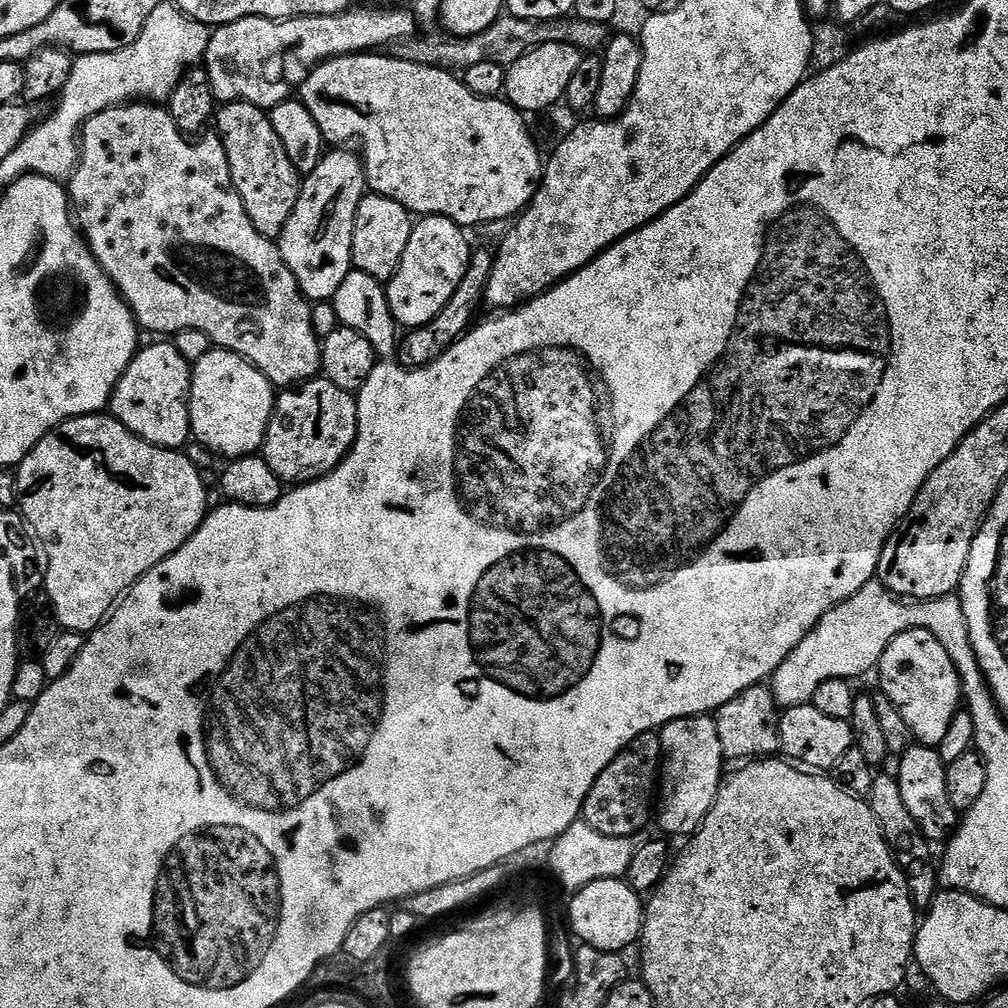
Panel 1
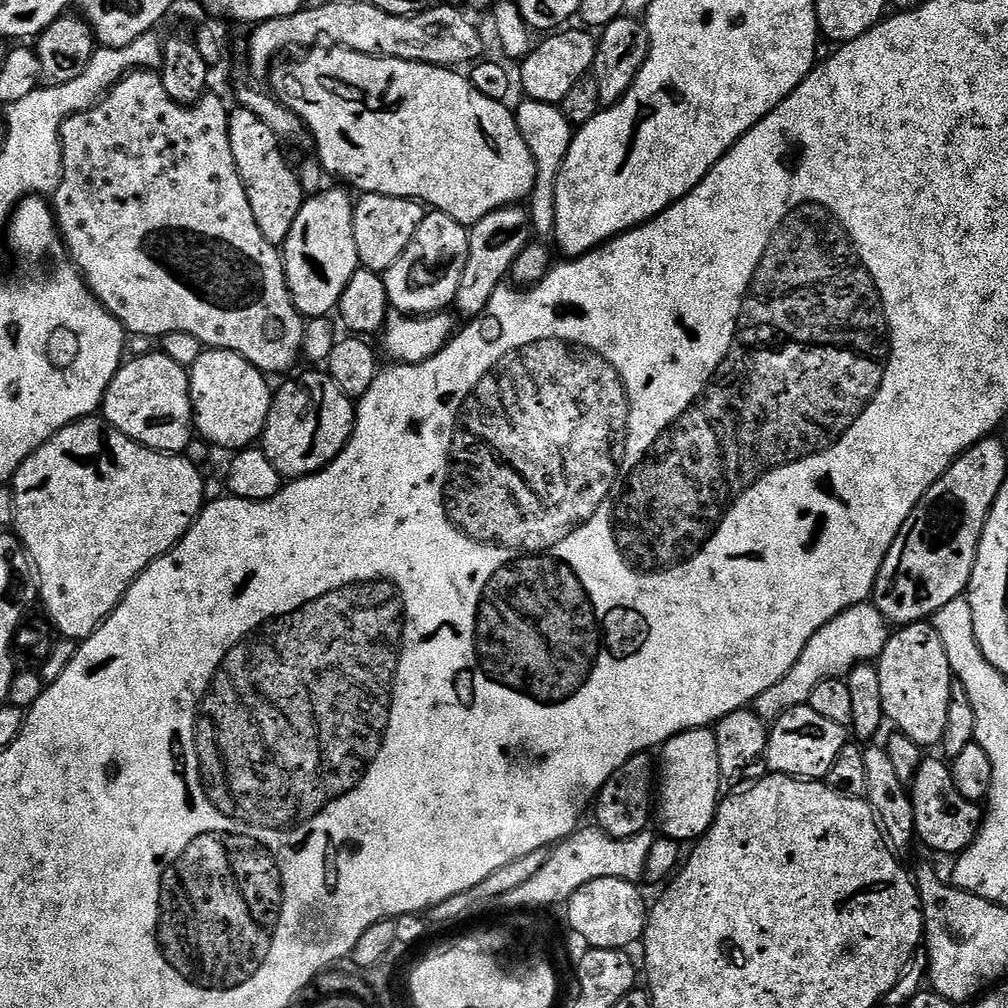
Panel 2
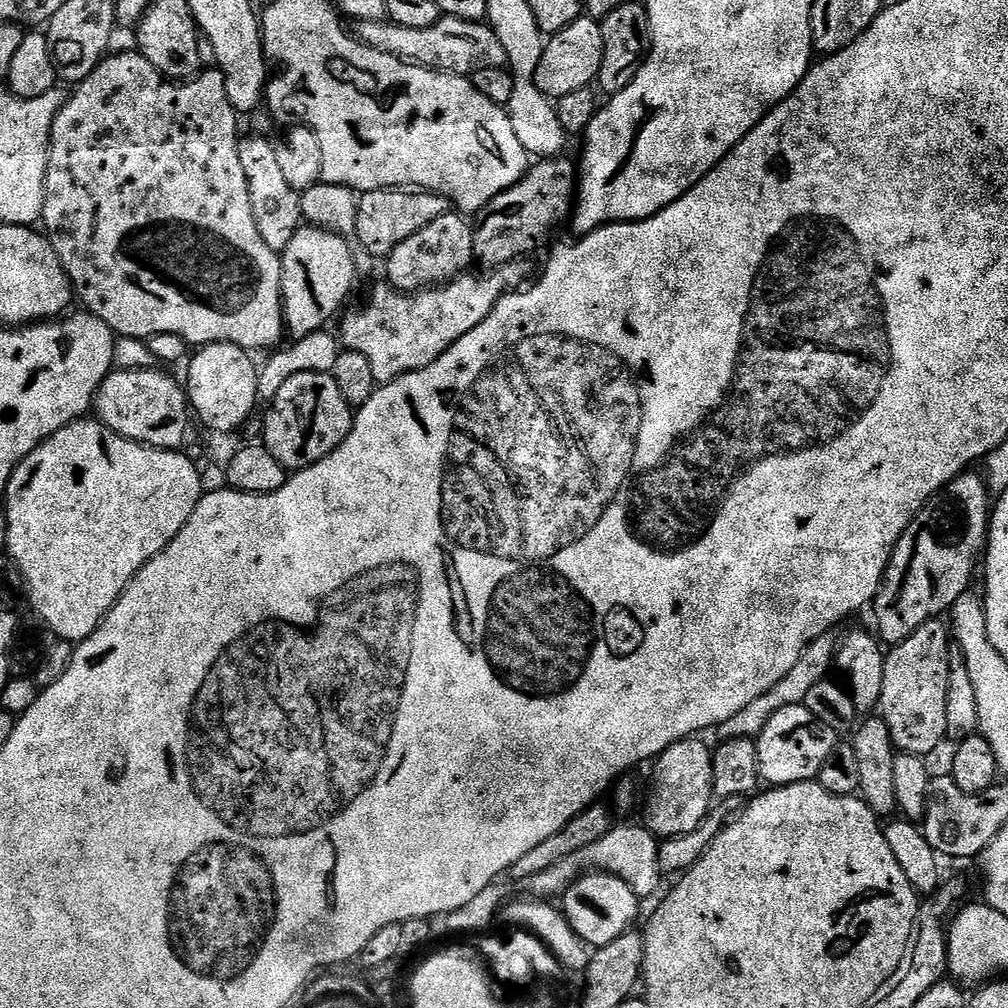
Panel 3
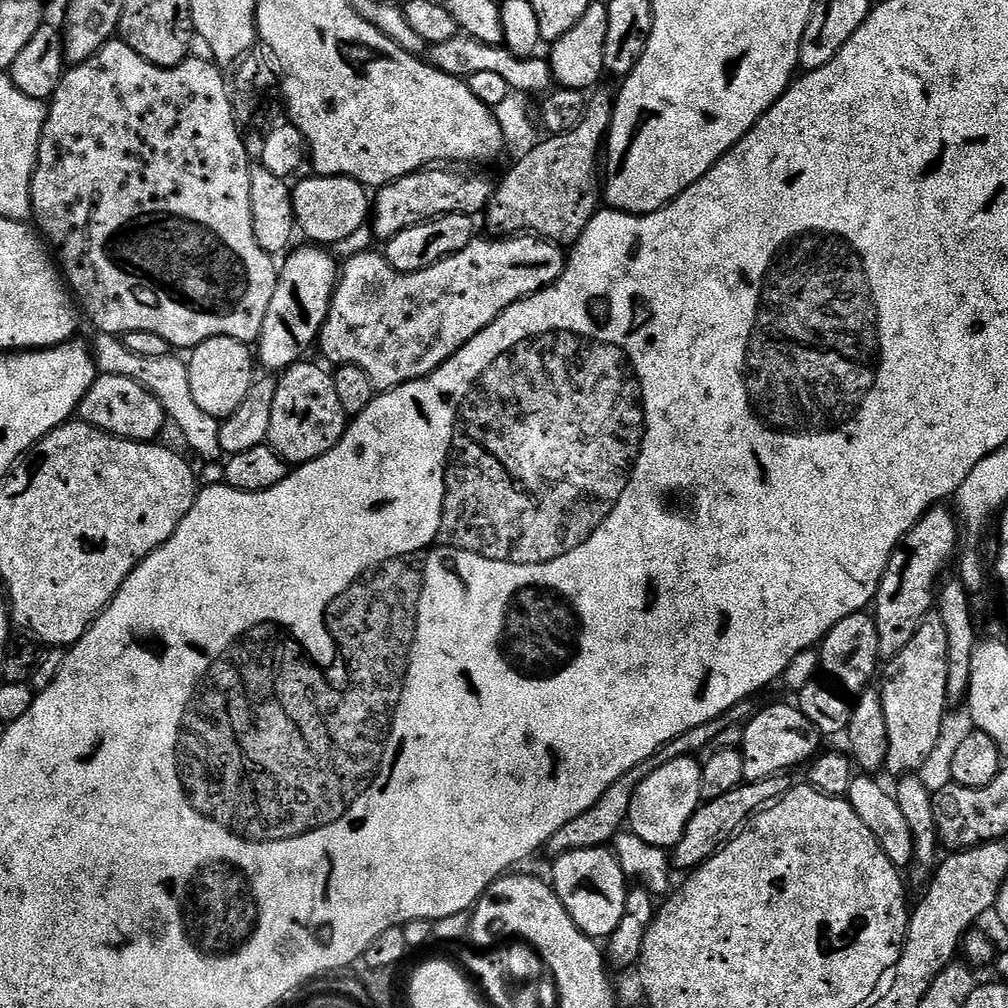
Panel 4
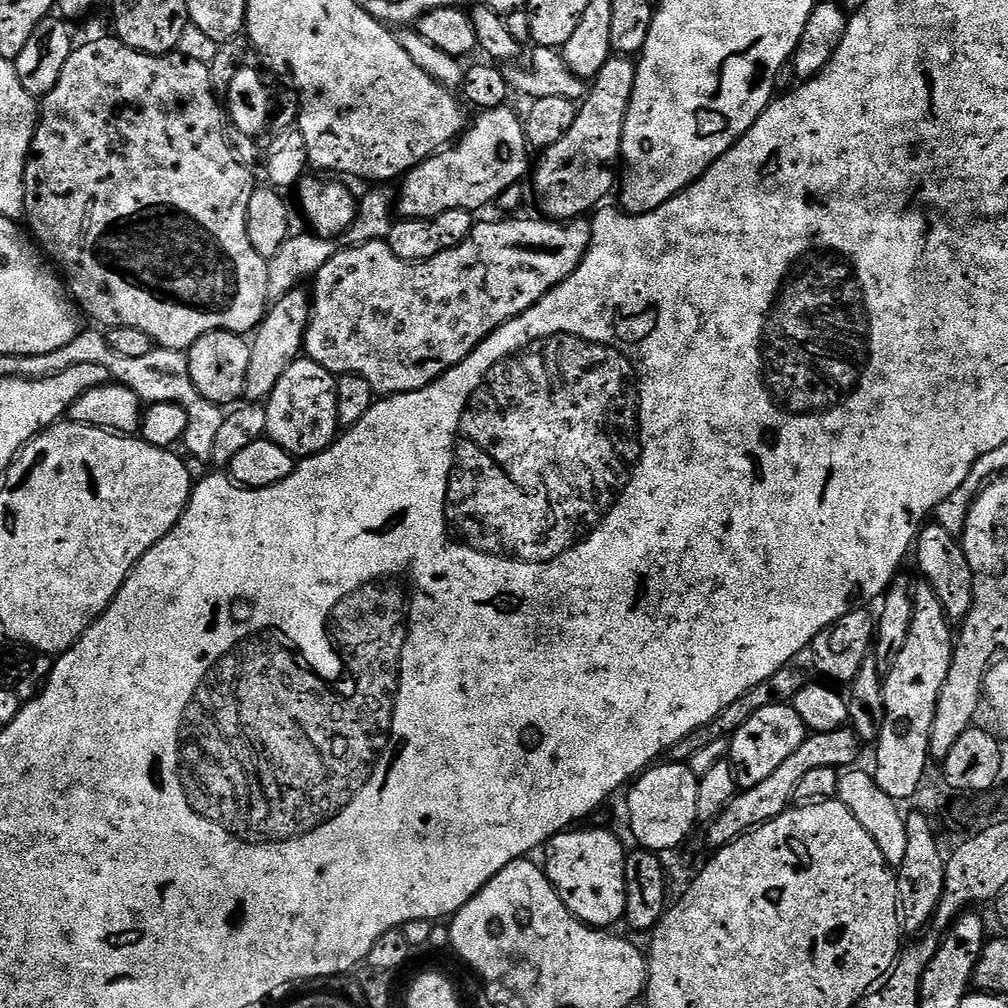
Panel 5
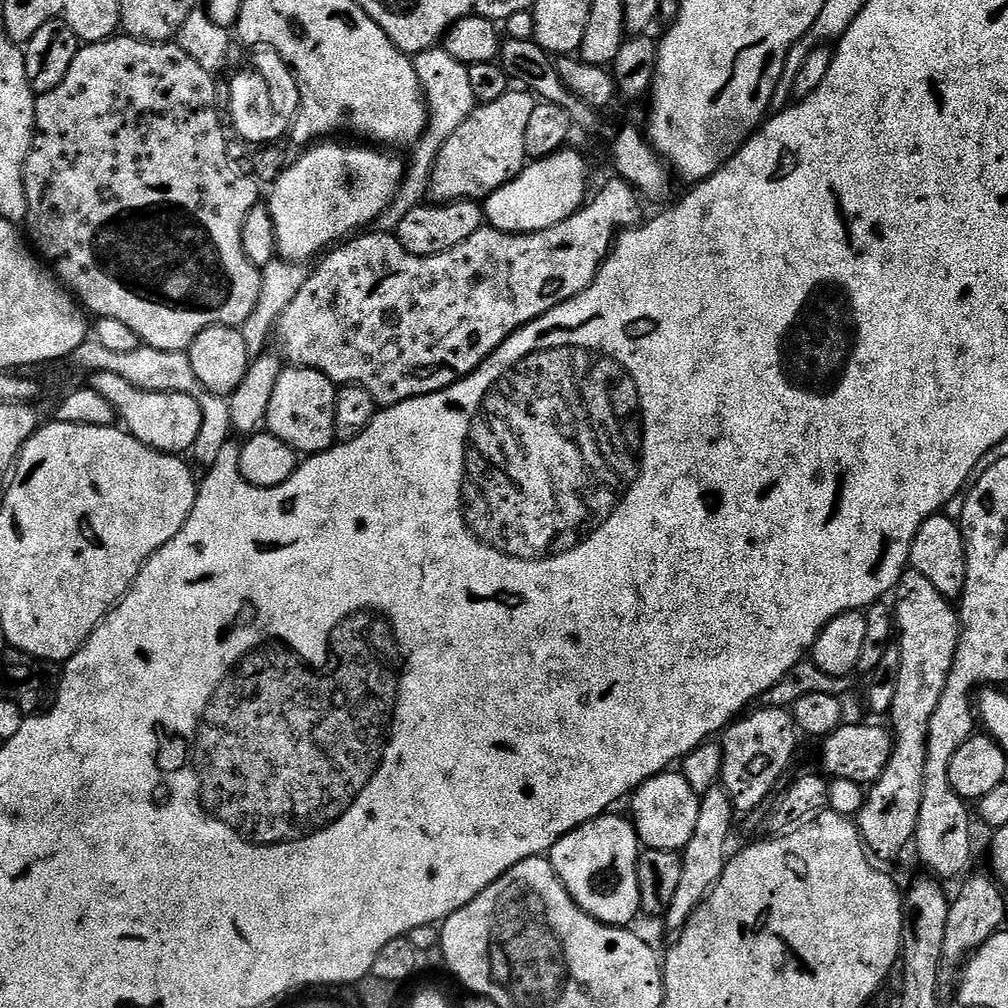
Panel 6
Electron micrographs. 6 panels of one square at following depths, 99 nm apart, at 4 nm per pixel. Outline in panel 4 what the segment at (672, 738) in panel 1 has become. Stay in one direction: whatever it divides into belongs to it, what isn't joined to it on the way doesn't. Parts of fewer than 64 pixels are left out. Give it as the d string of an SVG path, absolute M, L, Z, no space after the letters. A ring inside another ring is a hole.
M691 756L660 764L658 770L654 770L654 774L650 774L650 778L638 786L638 794L634 794L632 812L628 815L630 831L638 834L642 842L650 842L650 846L665 850L675 848L690 818L702 803L700 791L703 773L701 761Z

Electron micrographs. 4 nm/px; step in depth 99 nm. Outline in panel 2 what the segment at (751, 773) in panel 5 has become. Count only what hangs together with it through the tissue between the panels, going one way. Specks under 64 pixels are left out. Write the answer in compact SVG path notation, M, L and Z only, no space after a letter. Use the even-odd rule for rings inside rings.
M807 704L786 710L777 720L771 721L768 748L764 752L764 764L769 773L777 776L795 776L798 780L823 781L828 775L838 750L849 743L849 733L838 722L829 722Z

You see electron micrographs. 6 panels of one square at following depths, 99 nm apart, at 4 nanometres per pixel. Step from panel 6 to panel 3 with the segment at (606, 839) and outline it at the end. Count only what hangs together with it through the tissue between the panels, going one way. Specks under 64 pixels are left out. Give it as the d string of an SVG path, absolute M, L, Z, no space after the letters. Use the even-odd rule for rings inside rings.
M590 872L575 880L568 891L563 893L562 911L568 919L570 927L585 945L593 949L606 946L606 942L614 942L624 932L633 927L636 920L636 904L638 898L617 876L608 876L604 872Z

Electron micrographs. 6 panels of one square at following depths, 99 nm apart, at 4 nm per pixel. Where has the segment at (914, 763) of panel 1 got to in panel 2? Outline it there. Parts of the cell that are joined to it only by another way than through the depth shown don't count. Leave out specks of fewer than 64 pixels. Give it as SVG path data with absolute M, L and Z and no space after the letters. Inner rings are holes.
M924 759L910 781L916 840L936 852L959 854L965 852L980 833L982 808L979 803L962 798L962 794L958 794L958 786L954 786L951 767L943 759L940 760Z

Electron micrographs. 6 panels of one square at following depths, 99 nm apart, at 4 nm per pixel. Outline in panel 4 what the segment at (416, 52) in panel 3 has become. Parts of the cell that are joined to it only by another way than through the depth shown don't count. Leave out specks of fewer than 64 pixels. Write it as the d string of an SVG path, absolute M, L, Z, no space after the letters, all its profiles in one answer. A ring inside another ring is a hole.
M463 34L450 38L450 42L431 45L430 52L432 52L432 57L430 57L432 67L451 76L467 78L474 74L497 72L501 78L506 78L506 82L514 91L547 94L554 88L551 63L547 59L539 60L540 56L536 54L529 58L516 57L505 46L487 44L478 38Z

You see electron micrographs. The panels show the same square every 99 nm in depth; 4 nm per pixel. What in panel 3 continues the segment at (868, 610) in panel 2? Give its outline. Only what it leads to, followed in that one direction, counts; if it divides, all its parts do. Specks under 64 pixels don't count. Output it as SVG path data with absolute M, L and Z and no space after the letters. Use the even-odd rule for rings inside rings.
M827 635L813 640L806 651L800 655L798 662L794 662L794 666L790 666L790 674L786 674L786 678L779 680L766 694L754 698L754 702L750 702L750 706L742 706L742 710L738 710L738 714L734 714L734 718L716 725L714 735L717 737L715 739L723 742L755 738L760 735L766 722L770 722L770 718L774 718L774 714L778 714L778 710L786 710L786 706L803 704L806 693L810 691L810 686L814 686L819 680L823 680L829 675L828 664L830 668L834 660L834 640L832 644L832 639L831 635Z

